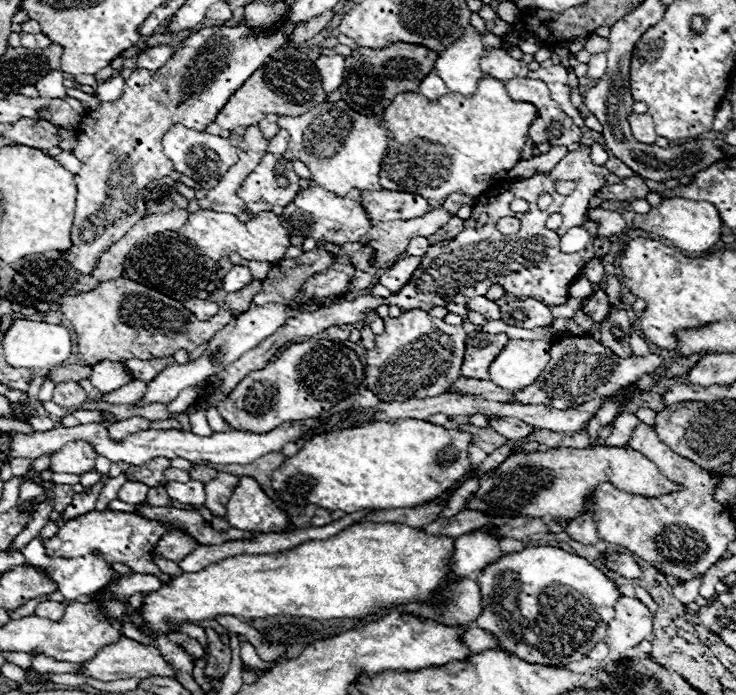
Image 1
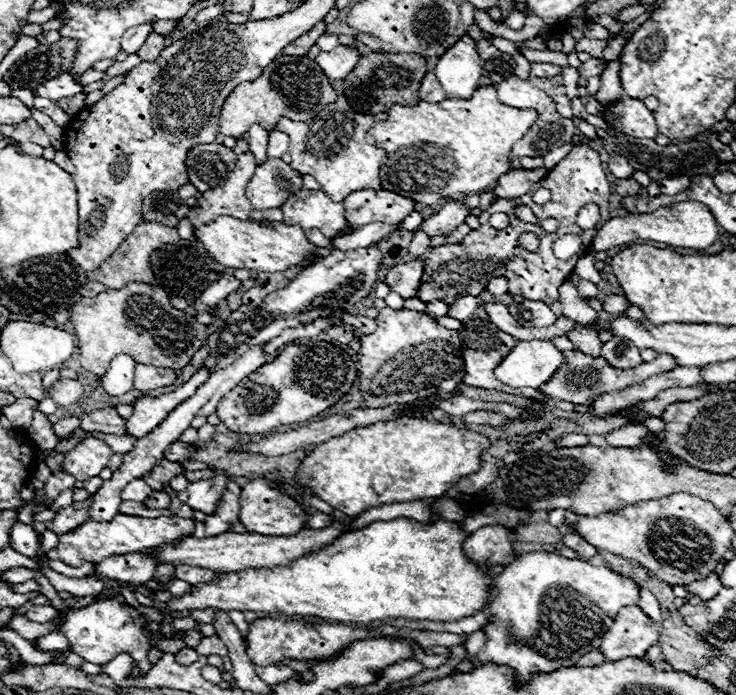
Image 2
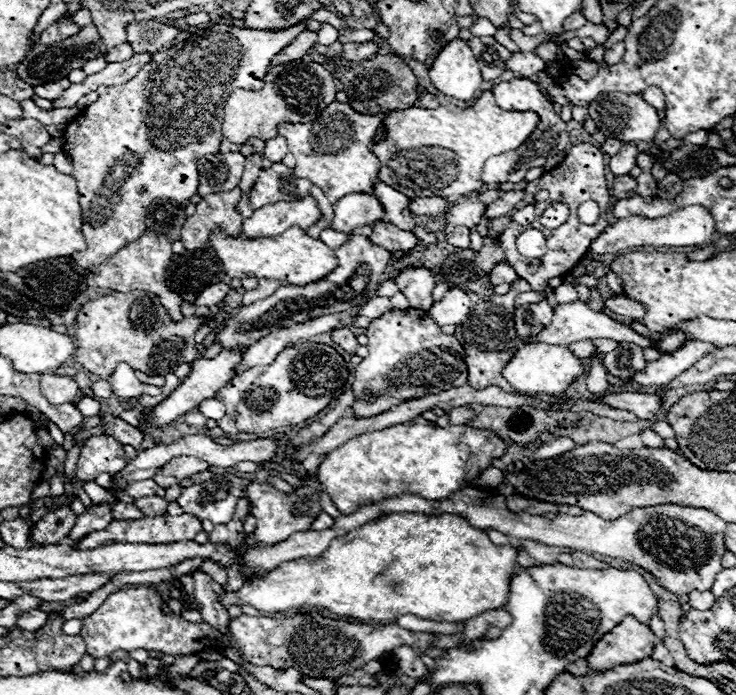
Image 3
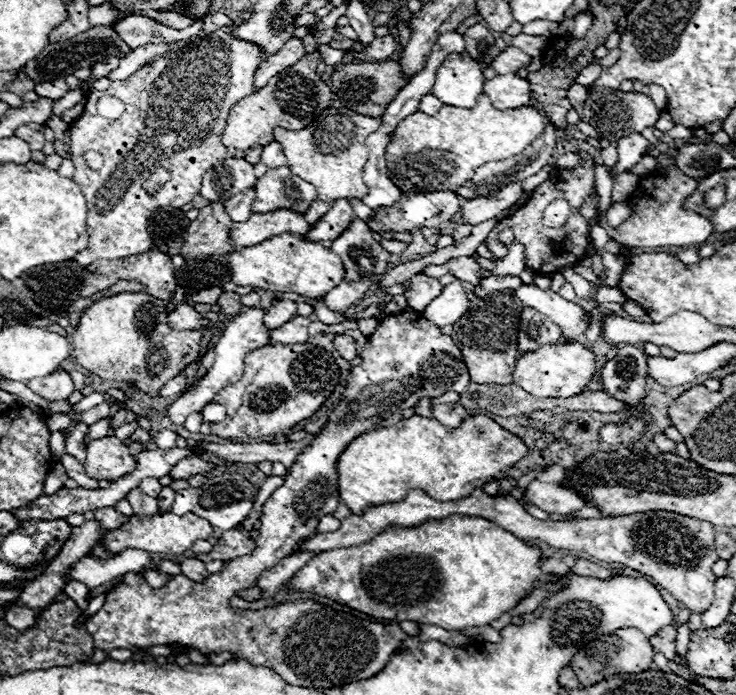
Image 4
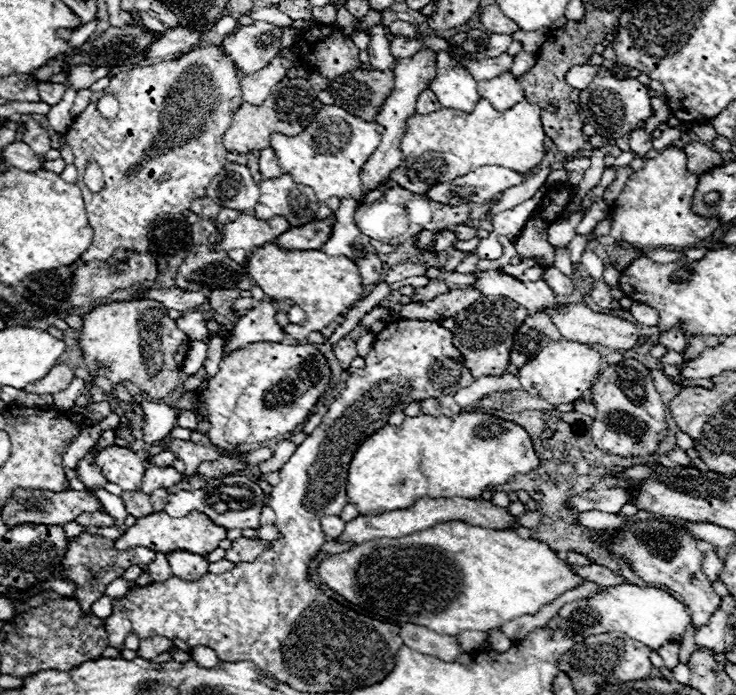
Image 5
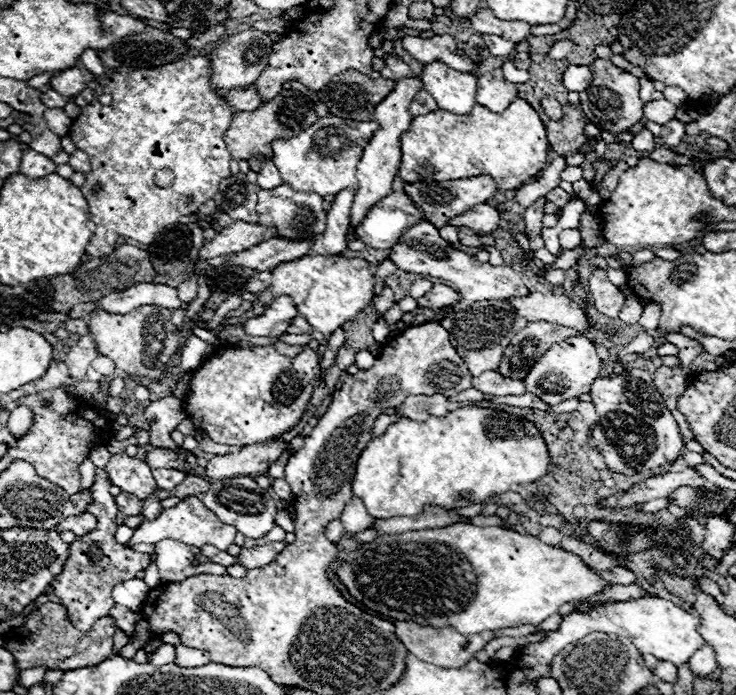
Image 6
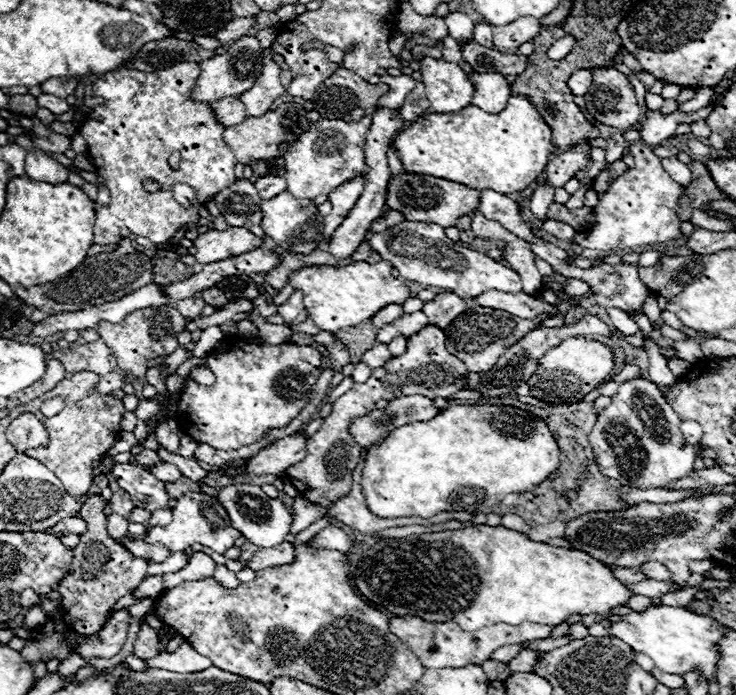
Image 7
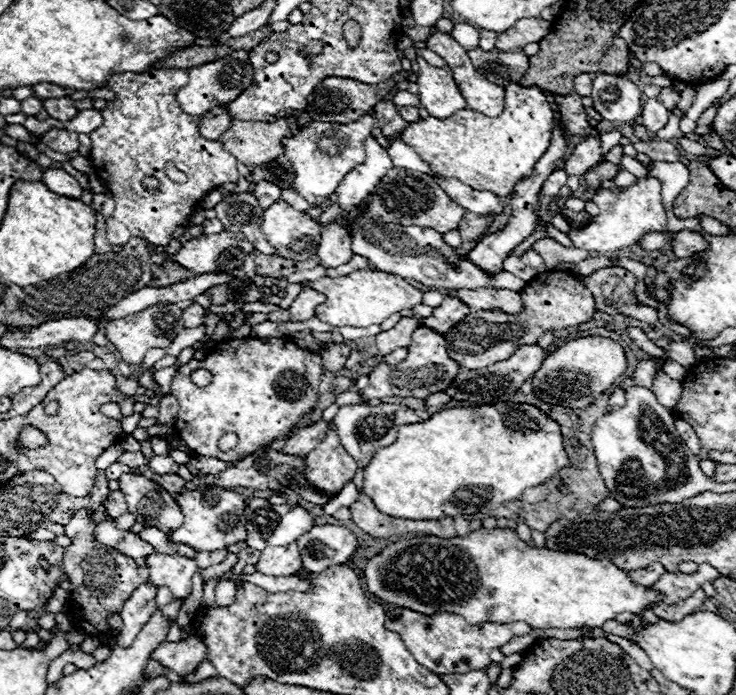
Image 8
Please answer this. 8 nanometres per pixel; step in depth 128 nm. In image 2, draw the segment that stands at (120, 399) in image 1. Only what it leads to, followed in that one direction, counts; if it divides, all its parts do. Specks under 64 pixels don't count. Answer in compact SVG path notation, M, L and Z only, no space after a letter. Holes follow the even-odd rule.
M200 368L188 382L184 382L182 386L178 386L170 394L162 394L158 398L154 398L154 396L142 396L142 398L138 398L134 402L134 414L132 414L132 418L126 420L126 434L142 438L144 434L152 432L164 420L164 416L168 416L168 412L172 412L176 404L180 404L186 398L190 398L196 392L196 388L208 376L210 376L210 372L206 368Z

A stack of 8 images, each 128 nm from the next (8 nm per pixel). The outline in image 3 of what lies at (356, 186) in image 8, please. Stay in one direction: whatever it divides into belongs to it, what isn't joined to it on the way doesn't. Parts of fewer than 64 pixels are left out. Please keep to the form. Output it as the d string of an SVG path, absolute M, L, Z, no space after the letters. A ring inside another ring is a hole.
M352 236L350 242L334 250L338 258L336 270L324 276L318 286L280 286L272 296L254 302L252 306L240 306L232 318L224 322L224 328L218 334L218 344L224 350L246 350L260 338L268 336L278 328L288 328L298 322L306 322L318 316L346 312L354 306L364 306L370 298L376 296L376 290L382 282L384 270L390 262L390 252L378 246L372 246L366 236Z

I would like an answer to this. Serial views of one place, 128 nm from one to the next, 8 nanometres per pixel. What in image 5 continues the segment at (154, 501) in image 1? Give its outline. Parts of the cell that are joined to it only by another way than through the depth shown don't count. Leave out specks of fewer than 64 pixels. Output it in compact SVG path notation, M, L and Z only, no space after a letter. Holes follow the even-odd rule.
M124 490L122 500L124 500L124 506L126 506L126 512L136 516L136 518L150 516L154 512L150 496L144 494L142 490Z

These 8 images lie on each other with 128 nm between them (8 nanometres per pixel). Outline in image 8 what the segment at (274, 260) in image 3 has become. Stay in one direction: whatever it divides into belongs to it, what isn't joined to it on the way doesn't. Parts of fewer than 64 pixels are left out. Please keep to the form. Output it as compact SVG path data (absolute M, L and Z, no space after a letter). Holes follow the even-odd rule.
M354 270L348 276L338 278L320 278L320 280L304 280L304 286L310 286L326 296L326 302L316 306L316 316L330 326L356 326L366 328L372 324L382 324L390 314L412 308L422 302L422 292L410 286L404 278L386 274L382 270Z

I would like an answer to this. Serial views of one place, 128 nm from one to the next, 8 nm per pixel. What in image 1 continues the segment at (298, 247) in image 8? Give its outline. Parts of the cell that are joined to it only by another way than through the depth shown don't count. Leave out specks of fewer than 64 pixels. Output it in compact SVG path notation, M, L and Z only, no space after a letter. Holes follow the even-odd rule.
M266 152L260 164L242 182L238 196L246 202L250 214L272 210L274 206L288 206L300 192L298 180L290 160Z

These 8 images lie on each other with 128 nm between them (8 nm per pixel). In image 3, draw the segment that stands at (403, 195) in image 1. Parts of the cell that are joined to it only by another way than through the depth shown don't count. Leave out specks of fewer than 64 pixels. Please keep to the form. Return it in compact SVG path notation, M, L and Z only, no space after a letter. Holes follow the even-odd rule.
M348 194L334 204L332 228L340 232L352 232L354 228L376 224L384 220L384 208L374 194Z

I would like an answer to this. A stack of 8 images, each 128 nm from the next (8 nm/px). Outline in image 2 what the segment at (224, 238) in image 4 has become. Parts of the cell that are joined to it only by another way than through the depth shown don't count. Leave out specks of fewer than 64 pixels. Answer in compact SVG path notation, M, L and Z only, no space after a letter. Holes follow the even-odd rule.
M248 150L244 154L238 154L236 168L228 174L226 182L218 188L212 188L204 192L198 202L190 210L192 226L200 222L210 222L216 216L232 216L238 220L250 220L252 206L246 198L246 184L256 172L256 160L254 154Z

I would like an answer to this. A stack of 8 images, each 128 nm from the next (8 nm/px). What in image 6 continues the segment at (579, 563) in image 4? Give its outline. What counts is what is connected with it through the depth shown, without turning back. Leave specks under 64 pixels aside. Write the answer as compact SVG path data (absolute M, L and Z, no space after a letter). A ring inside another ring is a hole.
M612 568L612 570L604 570L604 572L598 572L600 574L600 578L604 578L606 582L610 582L610 584L632 584L634 580L636 580L636 576L634 576L634 572L630 572L630 570L626 570L626 568Z

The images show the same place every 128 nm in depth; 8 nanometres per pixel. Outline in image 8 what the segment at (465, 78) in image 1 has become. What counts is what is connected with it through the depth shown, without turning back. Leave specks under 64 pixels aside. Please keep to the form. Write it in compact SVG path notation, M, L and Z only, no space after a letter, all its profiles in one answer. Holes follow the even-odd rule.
M416 58L420 72L418 72L418 92L422 106L430 112L434 118L448 118L456 110L464 110L468 104L452 76L452 70L448 66L436 68L430 66L424 58Z

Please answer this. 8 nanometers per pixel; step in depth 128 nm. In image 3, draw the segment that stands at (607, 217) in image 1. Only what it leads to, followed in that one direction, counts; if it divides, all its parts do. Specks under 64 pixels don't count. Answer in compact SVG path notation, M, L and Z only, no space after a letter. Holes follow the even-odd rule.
M690 206L652 220L642 216L630 216L618 220L616 224L608 226L604 234L600 234L600 238L592 242L590 251L597 254L618 254L624 248L632 248L632 246L704 246L710 244L714 232L716 228L712 214L702 206Z

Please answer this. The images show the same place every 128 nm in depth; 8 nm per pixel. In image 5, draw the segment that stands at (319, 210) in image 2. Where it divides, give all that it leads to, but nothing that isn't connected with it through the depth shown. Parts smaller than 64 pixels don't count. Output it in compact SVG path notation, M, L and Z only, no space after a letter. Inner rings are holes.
M240 214L240 218L236 218L234 222L230 222L222 228L224 240L214 250L226 250L228 252L228 250L242 248L246 252L252 252L254 248L258 248L266 242L274 242L288 228L290 228L290 224L286 218L258 220L254 216Z

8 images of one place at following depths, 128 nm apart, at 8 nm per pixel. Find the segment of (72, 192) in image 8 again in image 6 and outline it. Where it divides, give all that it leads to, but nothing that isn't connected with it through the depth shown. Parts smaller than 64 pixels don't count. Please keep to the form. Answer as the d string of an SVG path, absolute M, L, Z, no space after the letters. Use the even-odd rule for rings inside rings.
M26 148L22 152L22 162L20 162L20 174L28 178L42 178L46 174L56 172L56 164L50 158L44 158L44 154L36 154L34 150Z

